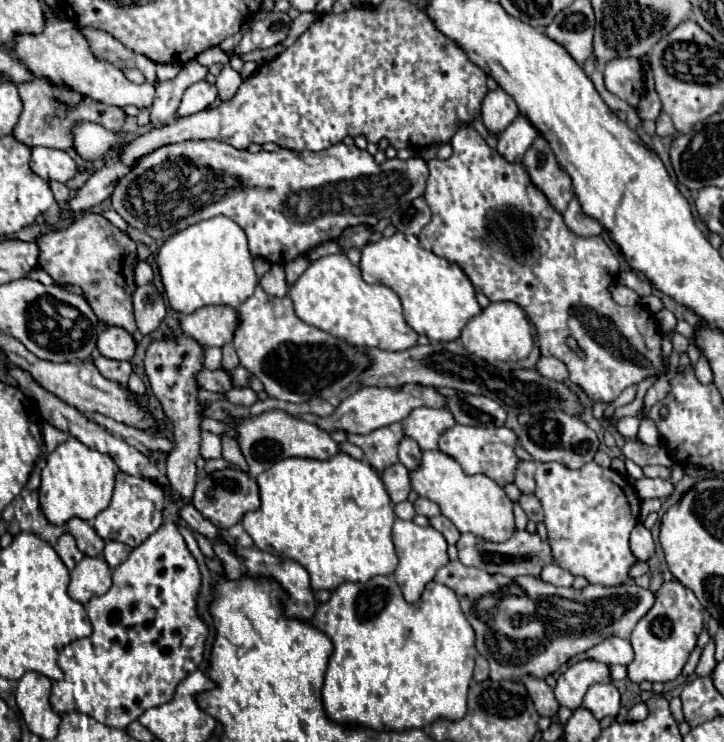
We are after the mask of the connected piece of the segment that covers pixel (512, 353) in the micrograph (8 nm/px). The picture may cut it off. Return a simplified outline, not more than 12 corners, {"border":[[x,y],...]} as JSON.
{"border":[[492,302],[462,328],[468,352],[498,370],[541,356],[518,304]]}

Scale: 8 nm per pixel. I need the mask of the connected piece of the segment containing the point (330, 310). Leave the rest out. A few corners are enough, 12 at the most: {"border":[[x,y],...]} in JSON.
{"border":[[344,254],[310,262],[296,314],[352,346],[418,342],[398,294]]}

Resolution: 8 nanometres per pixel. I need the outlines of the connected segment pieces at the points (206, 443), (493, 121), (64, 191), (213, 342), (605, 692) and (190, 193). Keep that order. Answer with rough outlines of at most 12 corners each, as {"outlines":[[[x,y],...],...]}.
{"outlines":[[[202,430],[200,454],[222,458],[220,436]],[[502,88],[482,102],[484,126],[498,136],[520,112]],[[50,180],[58,204],[68,202],[66,184]],[[204,306],[180,318],[184,336],[200,346],[232,340],[238,312]],[[594,684],[594,718],[614,718],[620,692],[614,684]],[[356,146],[152,150],[112,208],[162,240],[232,218],[286,264],[424,194]]]}

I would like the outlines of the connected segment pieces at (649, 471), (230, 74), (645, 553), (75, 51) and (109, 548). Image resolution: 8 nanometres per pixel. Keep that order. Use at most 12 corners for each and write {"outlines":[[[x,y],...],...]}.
{"outlines":[[[644,466],[648,478],[670,478],[670,468]],[[224,62],[216,80],[218,96],[230,100],[242,84],[240,74]],[[644,524],[630,534],[634,556],[646,562],[654,554],[654,540]],[[58,12],[14,54],[36,76],[110,106],[150,108],[155,84],[180,64],[157,64],[134,84]],[[108,540],[102,556],[110,568],[116,568],[130,554],[126,544]]]}

